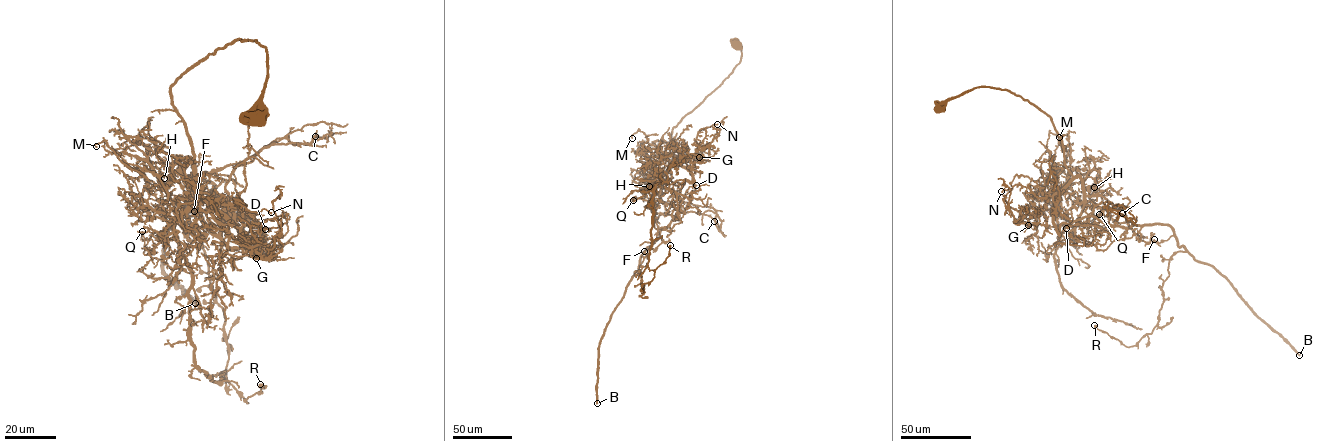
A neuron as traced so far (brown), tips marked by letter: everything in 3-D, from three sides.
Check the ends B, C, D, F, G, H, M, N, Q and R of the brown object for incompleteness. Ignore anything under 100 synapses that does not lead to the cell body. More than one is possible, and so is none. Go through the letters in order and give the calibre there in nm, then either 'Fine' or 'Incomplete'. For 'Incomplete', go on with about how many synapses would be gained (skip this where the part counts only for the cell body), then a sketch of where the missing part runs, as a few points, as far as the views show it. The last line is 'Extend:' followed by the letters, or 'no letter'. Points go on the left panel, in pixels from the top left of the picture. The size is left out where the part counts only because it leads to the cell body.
B: Thickness 500 nm. Incomplete. Roughly 1500 synapses
C: Thickness 280 nm. Fine
D: Thickness 320 nm. Fine
F: Thickness 480 nm. Fine
G: Thickness 550 nm. Fine
H: Thickness 110 nm. Fine
M: Thickness 170 nm. Fine
N: Thickness 170 nm. Fine
Q: Thickness 190 nm. Fine
R: Thickness 700 nm. Fine
Extend: B

